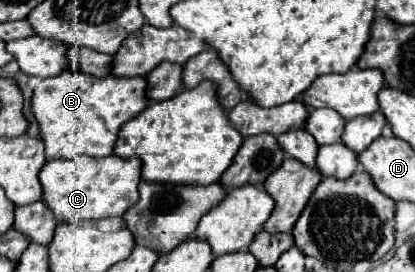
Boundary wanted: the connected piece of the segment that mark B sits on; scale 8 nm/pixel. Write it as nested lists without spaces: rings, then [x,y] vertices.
[[[66,70],[60,76],[54,78],[44,78],[32,96],[32,112],[40,124],[42,130],[42,140],[46,144],[46,154],[48,158],[74,158],[78,154],[88,154],[88,156],[110,156],[118,138],[118,130],[124,122],[130,118],[138,116],[150,102],[146,96],[148,82],[144,76],[132,76],[132,78],[122,78],[122,76],[106,76],[106,78],[96,78],[92,74],[82,74],[82,72],[72,72]]]

